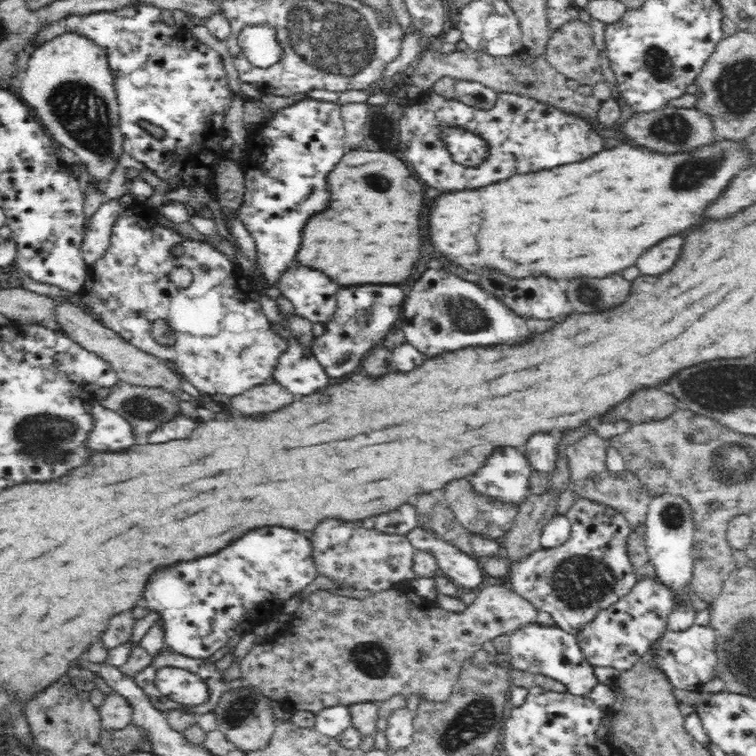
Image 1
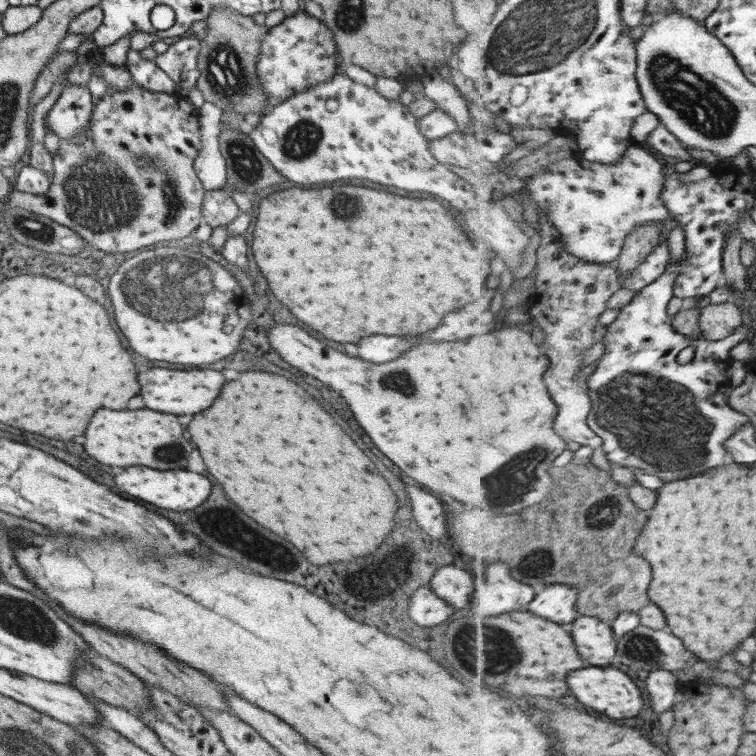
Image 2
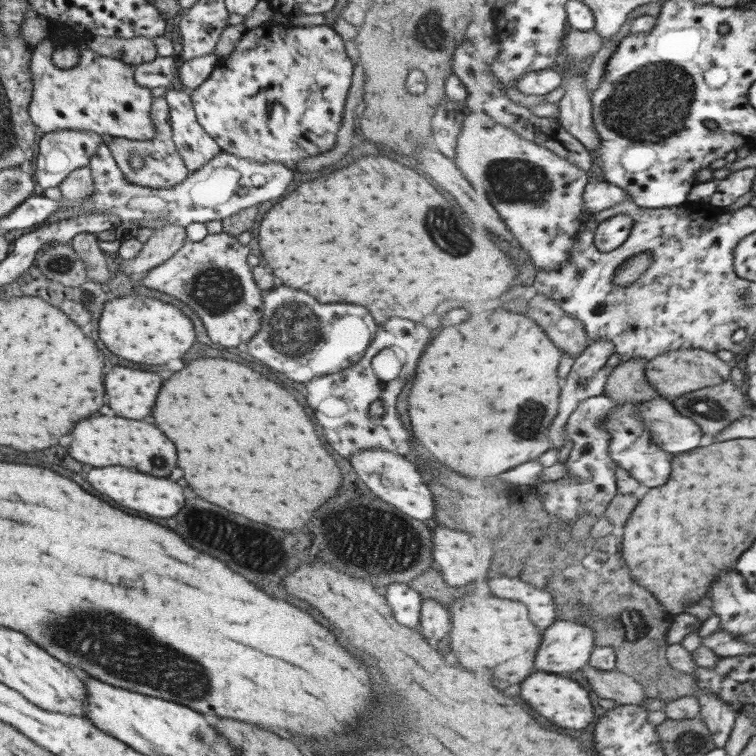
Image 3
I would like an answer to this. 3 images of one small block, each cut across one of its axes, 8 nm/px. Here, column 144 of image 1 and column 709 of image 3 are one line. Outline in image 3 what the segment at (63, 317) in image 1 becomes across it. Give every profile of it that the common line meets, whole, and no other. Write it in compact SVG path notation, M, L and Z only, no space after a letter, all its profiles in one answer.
M688 348L667 352L646 364L648 381L662 394L663 398L683 396L687 393L723 384L731 380L734 362L724 362L715 352L703 348Z

